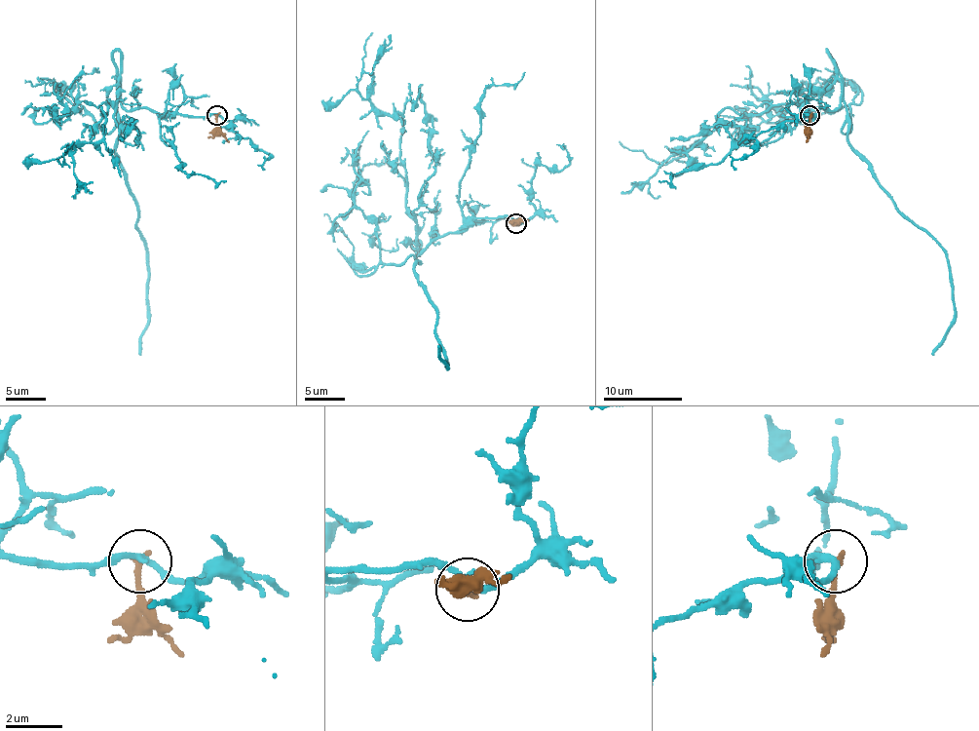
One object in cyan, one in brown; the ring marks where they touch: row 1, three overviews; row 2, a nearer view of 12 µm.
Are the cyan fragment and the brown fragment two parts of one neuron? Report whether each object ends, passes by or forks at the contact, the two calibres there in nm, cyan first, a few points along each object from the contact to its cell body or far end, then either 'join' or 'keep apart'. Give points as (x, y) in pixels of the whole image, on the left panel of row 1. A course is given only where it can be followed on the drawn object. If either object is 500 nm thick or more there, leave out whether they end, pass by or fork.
cyan passes by | brown ends | 220/240 nm | cyan via (216, 116), (126, 110), (118, 82), (101, 108), (103, 137), (78, 141), (68, 165), (74, 141) | brown via (216, 116), (216, 130), (228, 141) | keep apart

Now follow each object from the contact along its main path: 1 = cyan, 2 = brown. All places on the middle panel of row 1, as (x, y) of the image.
1: (515, 222), (473, 218), (419, 253), (402, 119), (369, 99), (363, 57), (373, 32)
2: (515, 224), (527, 220)

